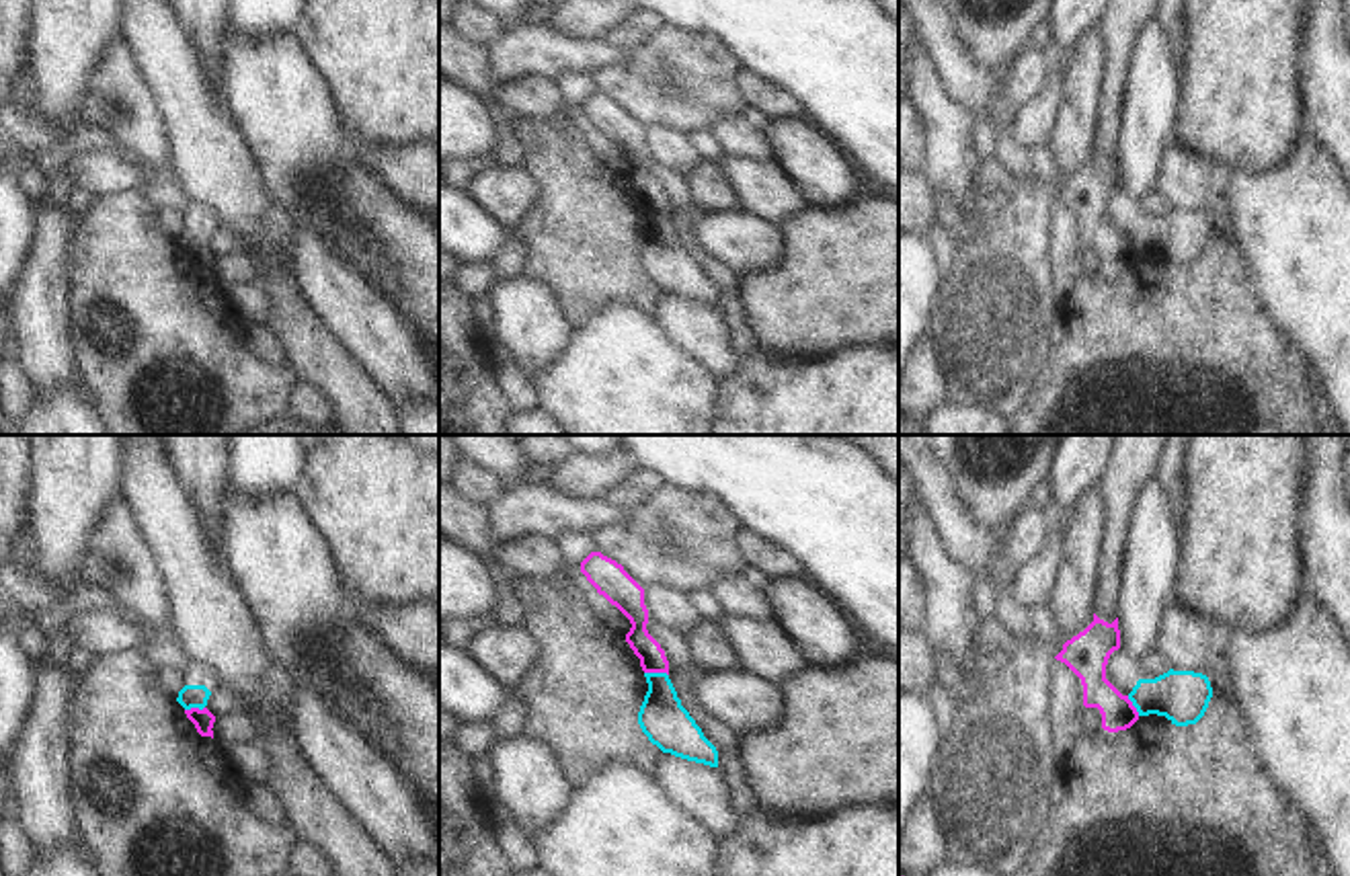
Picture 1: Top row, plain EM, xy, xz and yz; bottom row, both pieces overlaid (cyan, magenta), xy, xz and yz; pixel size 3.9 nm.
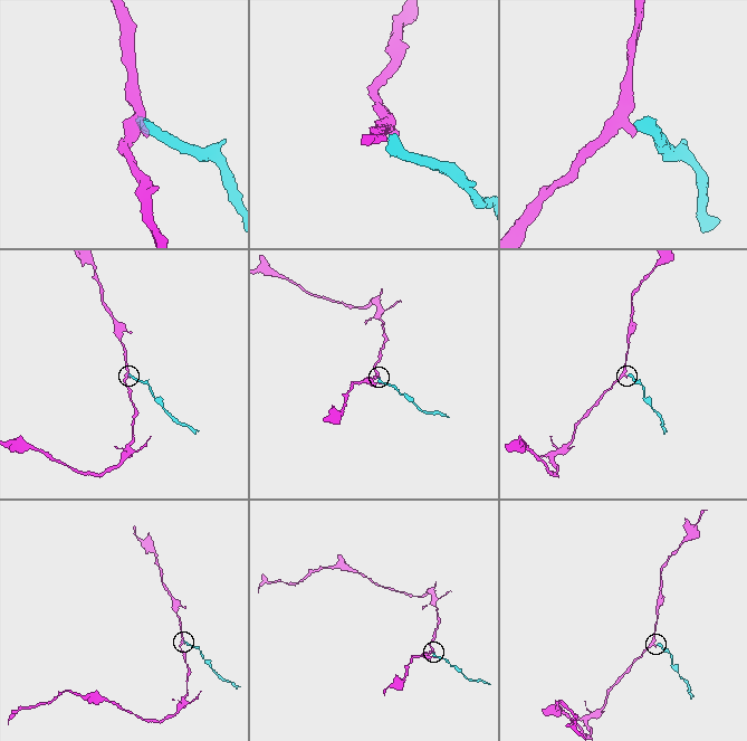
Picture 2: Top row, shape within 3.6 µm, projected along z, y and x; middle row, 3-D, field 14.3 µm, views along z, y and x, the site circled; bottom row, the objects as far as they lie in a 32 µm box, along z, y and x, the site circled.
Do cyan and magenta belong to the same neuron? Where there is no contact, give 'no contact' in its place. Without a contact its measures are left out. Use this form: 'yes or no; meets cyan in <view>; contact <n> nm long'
no; meets cyan in xz; contact 100 nm long

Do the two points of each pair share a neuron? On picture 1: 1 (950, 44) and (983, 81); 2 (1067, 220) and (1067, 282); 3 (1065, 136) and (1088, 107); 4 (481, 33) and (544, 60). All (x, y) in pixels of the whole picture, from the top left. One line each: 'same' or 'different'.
1: same
2: same
3: same
4: different

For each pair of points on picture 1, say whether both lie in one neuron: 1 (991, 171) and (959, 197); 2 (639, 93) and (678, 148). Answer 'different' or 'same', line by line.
1: different
2: different

